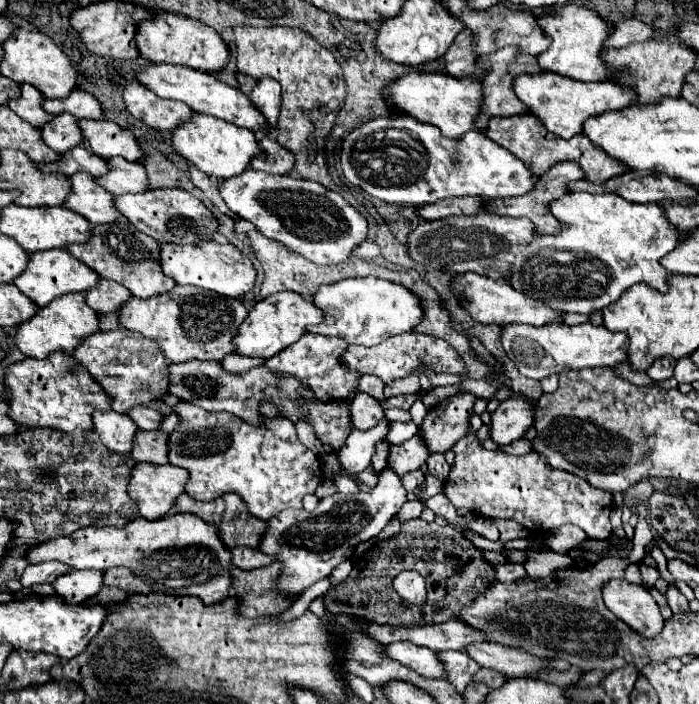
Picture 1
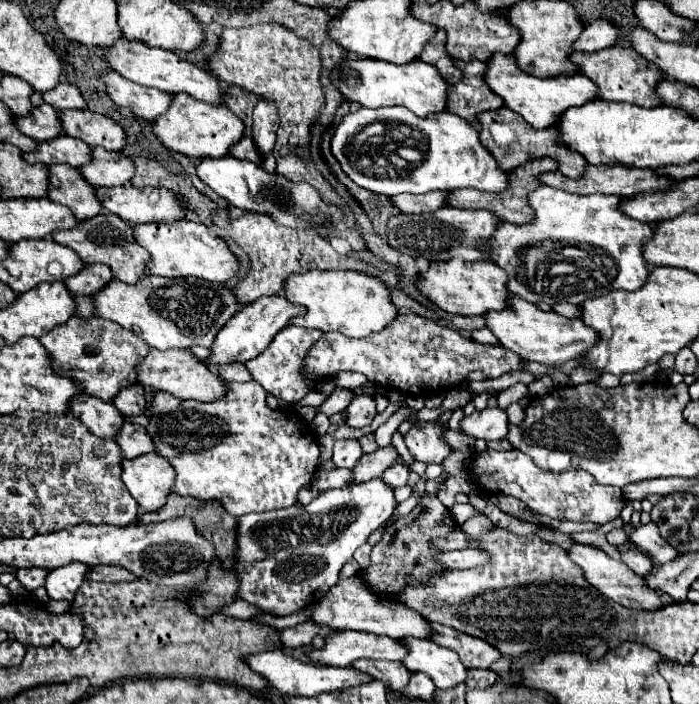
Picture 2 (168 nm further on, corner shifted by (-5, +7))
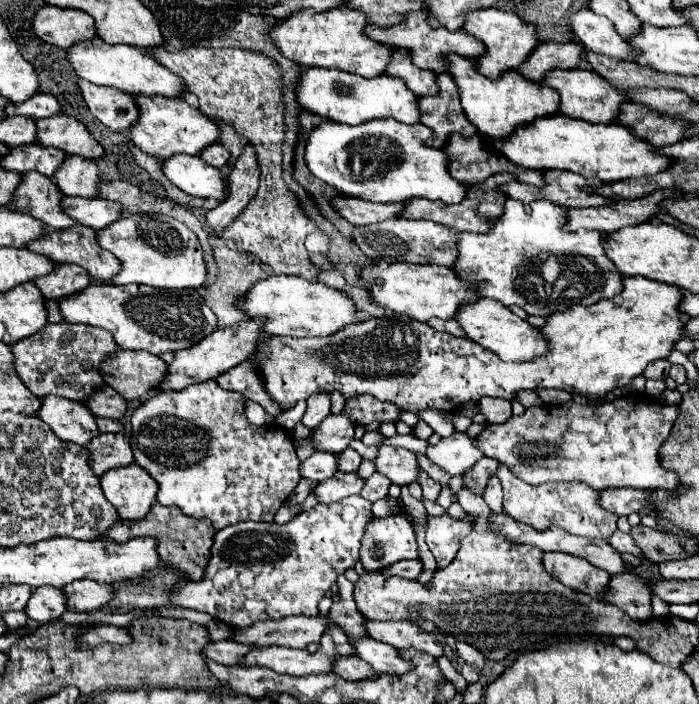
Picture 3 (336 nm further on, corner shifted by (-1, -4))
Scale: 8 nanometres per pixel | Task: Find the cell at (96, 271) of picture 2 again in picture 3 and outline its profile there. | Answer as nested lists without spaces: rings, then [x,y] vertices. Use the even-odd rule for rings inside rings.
[[[60,264],[54,266],[50,274],[34,280],[34,284],[44,298],[60,300],[62,296],[76,294],[86,286],[90,286],[90,276],[84,268],[78,268],[74,264]]]

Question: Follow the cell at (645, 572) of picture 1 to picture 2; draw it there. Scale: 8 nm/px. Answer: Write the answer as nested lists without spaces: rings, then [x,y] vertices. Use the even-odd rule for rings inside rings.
[[[628,547],[622,551],[622,561],[638,575],[646,577],[646,573],[650,573],[650,569],[654,569],[650,557],[646,553],[642,553],[642,549],[638,547]]]

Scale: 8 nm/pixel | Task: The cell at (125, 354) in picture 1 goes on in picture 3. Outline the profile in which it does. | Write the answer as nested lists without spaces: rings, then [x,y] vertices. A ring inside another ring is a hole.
[[[46,324],[34,336],[18,340],[10,346],[14,352],[14,370],[34,396],[56,394],[62,398],[84,402],[104,380],[98,364],[118,350],[110,332],[86,324]]]

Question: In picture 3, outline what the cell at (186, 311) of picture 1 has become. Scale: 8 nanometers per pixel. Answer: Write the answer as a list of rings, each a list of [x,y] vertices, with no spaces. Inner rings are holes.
[[[128,284],[128,286],[92,286],[84,288],[82,292],[76,292],[74,296],[64,296],[64,300],[58,302],[60,314],[70,324],[90,324],[108,330],[114,336],[114,342],[118,348],[124,350],[146,350],[150,354],[162,354],[162,352],[176,352],[194,346],[208,334],[216,330],[216,316],[214,312],[204,304],[202,292],[184,288],[184,290],[160,290],[150,288],[144,284]]]

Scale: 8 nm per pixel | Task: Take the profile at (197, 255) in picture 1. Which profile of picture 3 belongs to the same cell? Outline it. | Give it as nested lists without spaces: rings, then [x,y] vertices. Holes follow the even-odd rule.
[[[130,214],[124,216],[120,220],[116,220],[114,224],[110,224],[108,228],[102,228],[102,232],[96,230],[96,240],[102,248],[106,248],[108,252],[112,252],[120,264],[122,270],[110,280],[110,282],[98,282],[92,280],[92,284],[146,284],[146,286],[154,286],[154,288],[200,288],[206,280],[206,266],[204,266],[204,258],[202,258],[202,248],[198,244],[198,238],[194,236],[194,232],[190,228],[186,228],[182,222],[164,216],[164,214]]]

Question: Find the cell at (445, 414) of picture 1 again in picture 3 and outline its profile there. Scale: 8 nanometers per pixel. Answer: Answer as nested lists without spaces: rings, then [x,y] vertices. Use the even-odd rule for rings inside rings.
[[[380,446],[378,456],[374,458],[374,468],[382,476],[386,476],[392,484],[406,486],[418,476],[418,462],[410,450]]]

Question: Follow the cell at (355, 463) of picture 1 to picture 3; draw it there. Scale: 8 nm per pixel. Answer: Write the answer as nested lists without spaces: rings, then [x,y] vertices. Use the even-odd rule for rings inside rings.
[[[314,452],[302,462],[302,478],[322,482],[336,472],[336,456],[326,452]]]

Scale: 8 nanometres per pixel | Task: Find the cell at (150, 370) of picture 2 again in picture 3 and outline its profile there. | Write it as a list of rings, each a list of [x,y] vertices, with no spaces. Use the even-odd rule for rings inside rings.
[[[120,350],[102,362],[102,378],[124,400],[156,394],[156,384],[166,374],[166,362],[150,352]]]

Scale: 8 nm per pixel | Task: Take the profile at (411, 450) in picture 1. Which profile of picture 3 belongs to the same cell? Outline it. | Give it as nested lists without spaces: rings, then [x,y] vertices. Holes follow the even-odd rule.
[[[336,472],[330,480],[318,482],[312,490],[312,494],[316,496],[318,502],[330,504],[330,502],[338,502],[346,496],[358,494],[364,486],[364,480],[360,480],[356,474],[346,474],[346,472]]]

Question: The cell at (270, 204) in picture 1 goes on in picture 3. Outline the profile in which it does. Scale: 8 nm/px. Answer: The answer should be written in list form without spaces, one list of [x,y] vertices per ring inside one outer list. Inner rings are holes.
[[[170,156],[162,162],[164,176],[182,192],[200,198],[214,198],[216,202],[226,200],[226,180],[218,168],[204,164],[198,156]]]

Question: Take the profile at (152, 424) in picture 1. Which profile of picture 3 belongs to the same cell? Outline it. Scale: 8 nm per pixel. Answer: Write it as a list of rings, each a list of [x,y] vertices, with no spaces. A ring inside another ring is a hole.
[[[106,384],[102,386],[102,392],[94,392],[94,396],[90,396],[90,400],[86,400],[84,404],[94,412],[94,416],[100,418],[120,420],[126,412],[126,400]]]

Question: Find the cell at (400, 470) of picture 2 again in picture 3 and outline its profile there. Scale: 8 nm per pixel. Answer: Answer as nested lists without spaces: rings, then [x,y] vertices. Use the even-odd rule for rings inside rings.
[[[374,472],[366,482],[364,482],[364,488],[360,492],[362,498],[370,500],[370,502],[376,502],[380,498],[386,498],[388,496],[388,488],[390,488],[390,480],[378,472]]]

